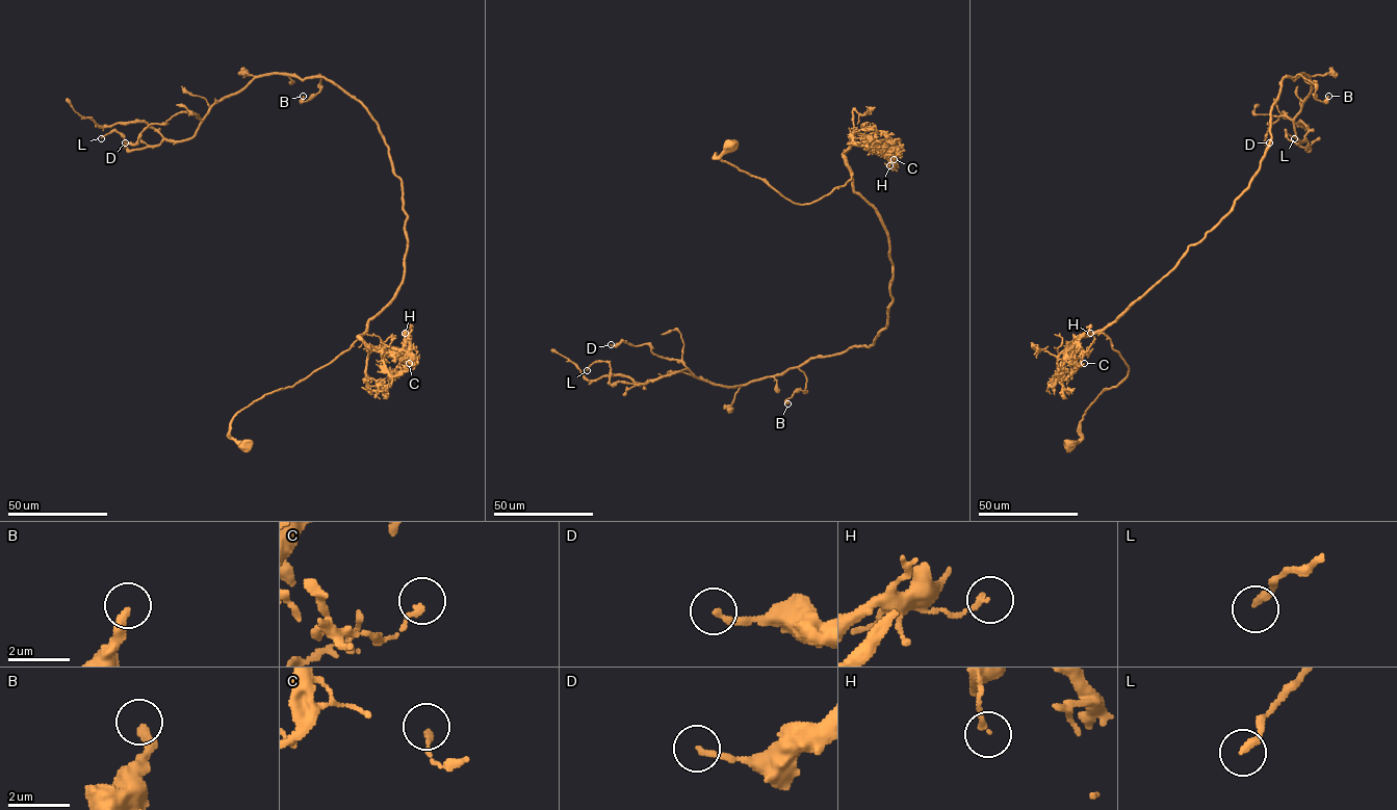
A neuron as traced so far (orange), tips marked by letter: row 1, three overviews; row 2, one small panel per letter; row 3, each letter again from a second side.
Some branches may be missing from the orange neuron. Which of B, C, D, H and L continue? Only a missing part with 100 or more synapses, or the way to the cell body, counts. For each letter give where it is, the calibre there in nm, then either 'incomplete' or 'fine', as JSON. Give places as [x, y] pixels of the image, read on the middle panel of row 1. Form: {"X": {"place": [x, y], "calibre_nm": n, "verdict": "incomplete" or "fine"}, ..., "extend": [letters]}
{"B": {"place": [787, 403], "calibre_nm": 280, "verdict": "fine"}, "C": {"place": [894, 159], "calibre_nm": 200, "verdict": "fine"}, "D": {"place": [611, 344], "calibre_nm": 200, "verdict": "fine"}, "H": {"place": [889, 165], "calibre_nm": 170, "verdict": "fine"}, "L": {"place": [587, 370], "calibre_nm": 240, "verdict": "fine"}, "extend": []}

